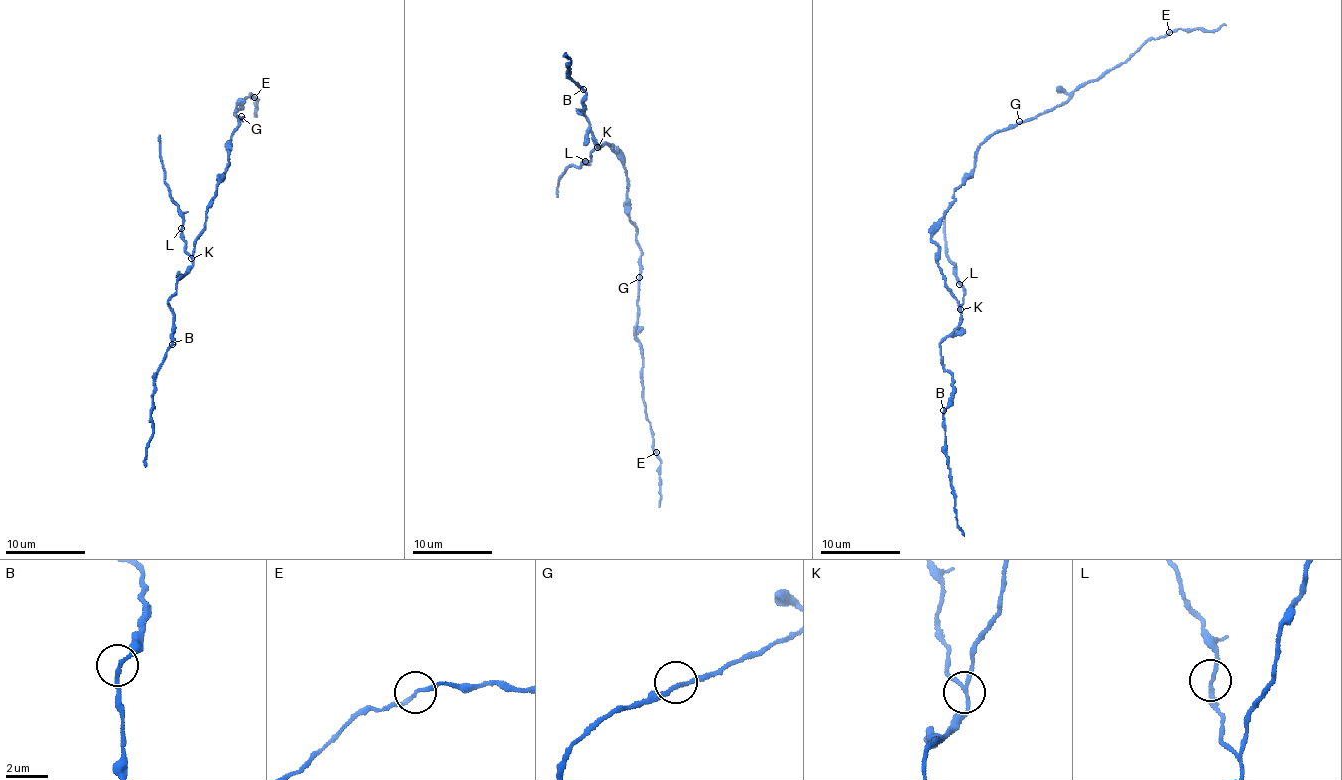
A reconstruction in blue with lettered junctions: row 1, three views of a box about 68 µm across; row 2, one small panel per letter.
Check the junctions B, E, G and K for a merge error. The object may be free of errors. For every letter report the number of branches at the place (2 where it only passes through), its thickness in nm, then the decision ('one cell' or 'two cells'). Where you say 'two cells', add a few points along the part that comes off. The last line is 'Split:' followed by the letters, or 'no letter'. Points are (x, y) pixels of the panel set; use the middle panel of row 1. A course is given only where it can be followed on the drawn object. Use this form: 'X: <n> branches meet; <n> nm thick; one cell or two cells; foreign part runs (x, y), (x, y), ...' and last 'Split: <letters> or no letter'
B: 2 branches meet; 180 nm thick; one cell
E: 2 branches meet; 170 nm thick; one cell
G: 2 branches meet; 180 nm thick; one cell
K: 3 branches meet; 150 nm thick; two cells; foreign part runs (597, 147), (587, 163), (579, 167), (571, 164), (564, 172), (557, 197)
Split: K

